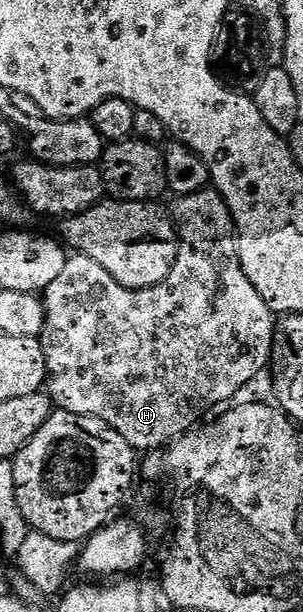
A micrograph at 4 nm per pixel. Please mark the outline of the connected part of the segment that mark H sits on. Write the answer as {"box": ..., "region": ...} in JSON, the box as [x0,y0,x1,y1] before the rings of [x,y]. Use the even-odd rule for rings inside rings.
{"box":[40,188,276,452],"region":[[[207,188],[195,194],[179,197],[174,206],[172,221],[178,231],[178,259],[172,272],[165,282],[147,290],[124,292],[122,286],[104,268],[96,264],[88,256],[75,253],[67,257],[64,272],[48,284],[44,291],[46,303],[46,327],[40,339],[42,351],[46,357],[46,385],[45,393],[49,394],[51,403],[57,409],[67,410],[80,416],[92,416],[104,420],[109,426],[120,432],[124,440],[138,452],[158,452],[170,445],[175,438],[190,433],[203,421],[202,413],[218,406],[221,402],[229,403],[262,369],[271,365],[270,353],[274,347],[274,332],[276,329],[276,315],[264,304],[264,296],[256,290],[252,280],[248,278],[242,267],[240,252],[238,251],[238,231],[234,224],[234,217],[225,199],[213,188]]]}

